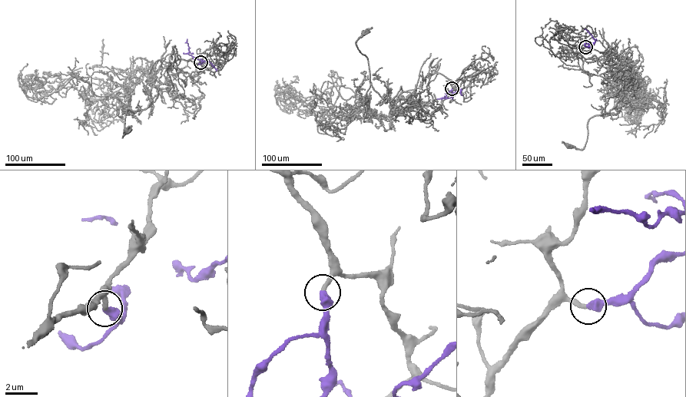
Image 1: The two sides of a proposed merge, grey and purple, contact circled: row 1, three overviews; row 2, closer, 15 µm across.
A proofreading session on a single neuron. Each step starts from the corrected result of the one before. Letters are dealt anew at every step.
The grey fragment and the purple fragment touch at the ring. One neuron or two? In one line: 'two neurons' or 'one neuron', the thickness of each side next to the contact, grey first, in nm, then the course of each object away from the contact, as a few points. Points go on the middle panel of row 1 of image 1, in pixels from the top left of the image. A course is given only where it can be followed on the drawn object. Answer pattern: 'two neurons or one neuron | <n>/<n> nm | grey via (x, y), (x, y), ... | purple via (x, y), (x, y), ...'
one neuron | 300/500 nm | grey via (452, 88), (439, 73), (419, 74), (413, 94), (401, 86), (386, 103), (356, 44), (365, 32) | purple via (452, 88), (450, 97), (442, 98), (449, 92)

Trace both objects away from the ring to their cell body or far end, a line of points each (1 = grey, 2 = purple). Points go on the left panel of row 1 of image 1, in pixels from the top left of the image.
1: (200, 62), (170, 63), (167, 71), (173, 85), (160, 84), (146, 108), (127, 110), (123, 137), (127, 130)
2: (200, 62), (203, 61), (188, 53), (187, 39)

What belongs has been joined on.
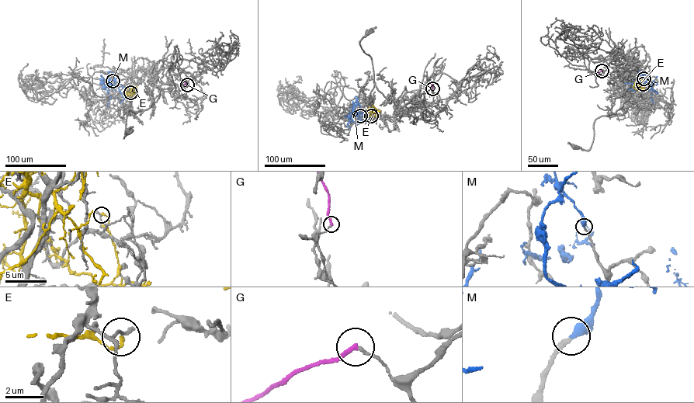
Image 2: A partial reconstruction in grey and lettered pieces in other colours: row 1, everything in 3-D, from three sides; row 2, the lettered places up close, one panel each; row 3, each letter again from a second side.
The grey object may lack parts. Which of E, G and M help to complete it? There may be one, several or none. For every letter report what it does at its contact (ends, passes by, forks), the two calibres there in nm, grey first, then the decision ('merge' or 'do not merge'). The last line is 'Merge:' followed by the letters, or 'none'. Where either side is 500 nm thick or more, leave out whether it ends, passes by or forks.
E: it ends; calibres 190 and 130 nm; do not merge
G: it ends; calibres 120 and 220 nm; do not merge
M: it ends; calibres 200 and 420 nm; do not merge
Merge: none

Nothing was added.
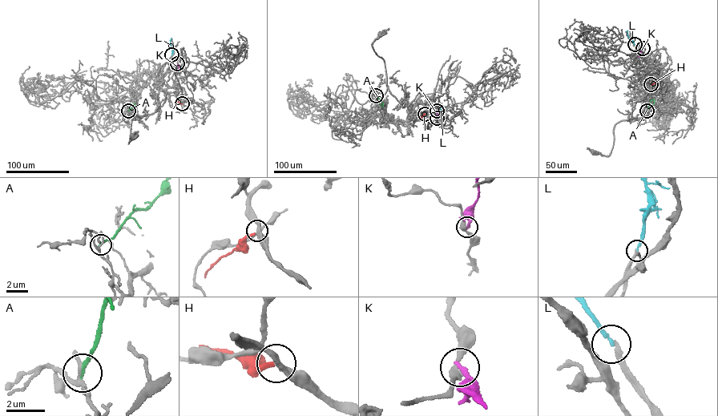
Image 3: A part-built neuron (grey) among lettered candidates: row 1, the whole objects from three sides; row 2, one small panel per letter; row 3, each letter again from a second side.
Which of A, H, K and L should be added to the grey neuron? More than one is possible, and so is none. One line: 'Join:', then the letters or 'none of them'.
Join: L

